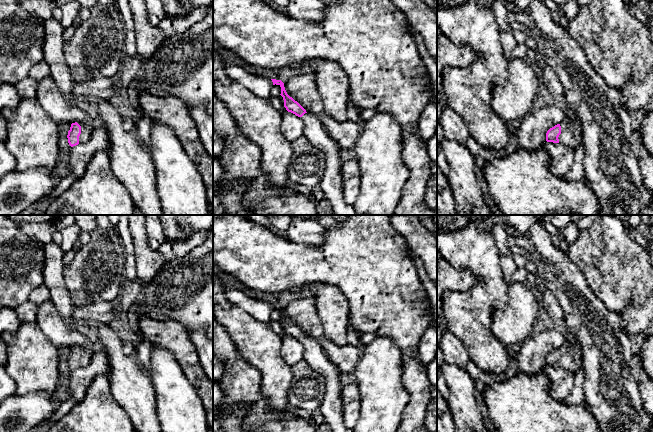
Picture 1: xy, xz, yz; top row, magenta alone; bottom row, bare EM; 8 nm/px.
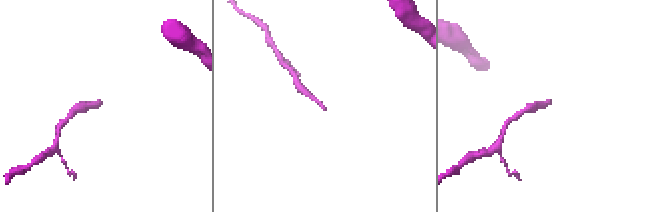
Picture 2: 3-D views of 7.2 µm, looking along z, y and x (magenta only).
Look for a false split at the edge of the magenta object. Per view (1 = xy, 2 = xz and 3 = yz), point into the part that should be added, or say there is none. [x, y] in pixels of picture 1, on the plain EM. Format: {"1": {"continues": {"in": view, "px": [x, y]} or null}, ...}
{"1": {"continues": {"in": "xy", "px": [86, 354]}}, "2": {"continues": {"in": "xz", "px": [331, 409]}}, "3": {"continues": {"in": "yz", "px": [572, 359]}}}

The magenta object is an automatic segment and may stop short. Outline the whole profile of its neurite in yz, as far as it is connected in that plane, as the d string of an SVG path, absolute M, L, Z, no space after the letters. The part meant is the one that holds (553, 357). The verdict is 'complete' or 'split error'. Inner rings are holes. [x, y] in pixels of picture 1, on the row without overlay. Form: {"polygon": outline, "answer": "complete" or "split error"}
{"polygon": "M568 339L546 357L547 366L560 367L574 373L579 369L583 369L583 364L582 346L572 346Z", "answer": "split error"}

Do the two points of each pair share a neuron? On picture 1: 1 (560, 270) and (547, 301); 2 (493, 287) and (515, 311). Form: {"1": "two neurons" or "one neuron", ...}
{"1": "two neurons", "2": "two neurons"}

